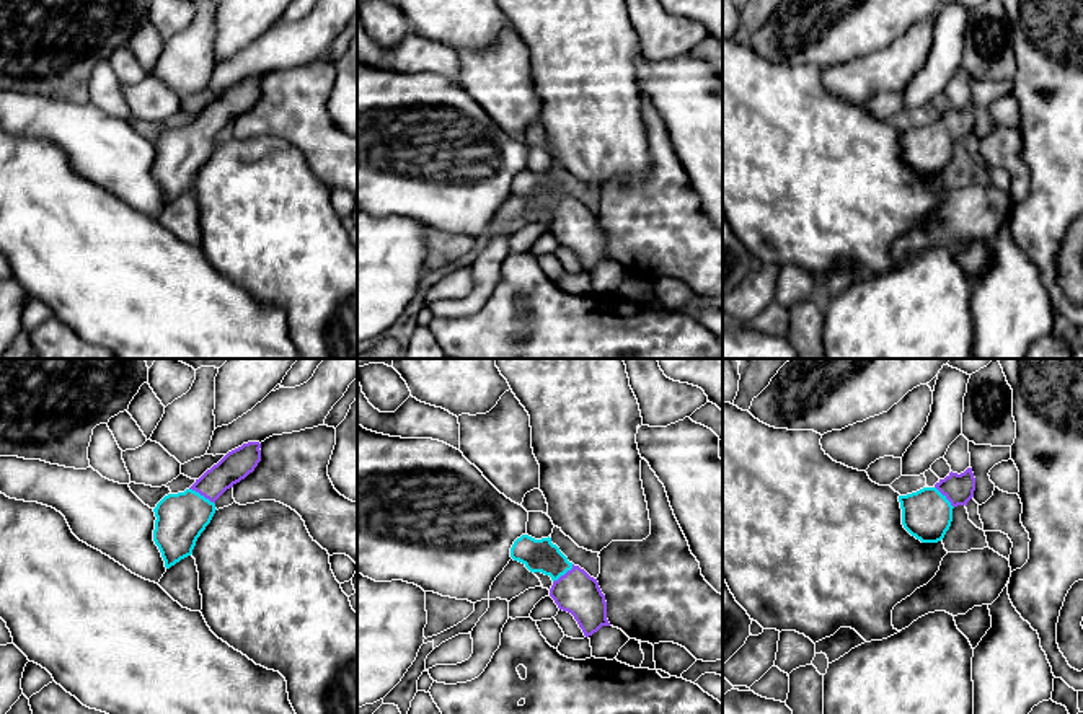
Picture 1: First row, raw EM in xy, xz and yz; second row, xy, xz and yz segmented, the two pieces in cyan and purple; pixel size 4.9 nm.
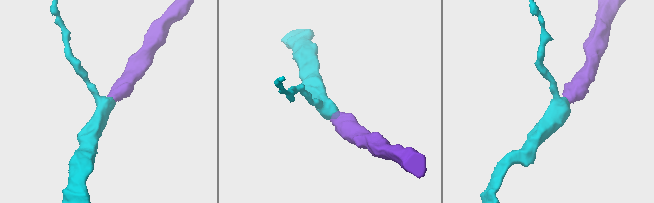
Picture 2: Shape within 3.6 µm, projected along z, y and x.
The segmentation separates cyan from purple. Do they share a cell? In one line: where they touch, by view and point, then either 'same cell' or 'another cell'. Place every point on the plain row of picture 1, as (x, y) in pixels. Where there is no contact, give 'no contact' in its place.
xy (203, 131) | same cell

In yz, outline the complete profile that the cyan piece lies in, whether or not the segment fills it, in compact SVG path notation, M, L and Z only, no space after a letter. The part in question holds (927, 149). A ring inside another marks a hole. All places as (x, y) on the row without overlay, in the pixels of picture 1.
M972 103L964 108L949 108L933 122L899 130L904 163L922 178L938 178L953 156L953 143L967 140L974 132L975 112Z

